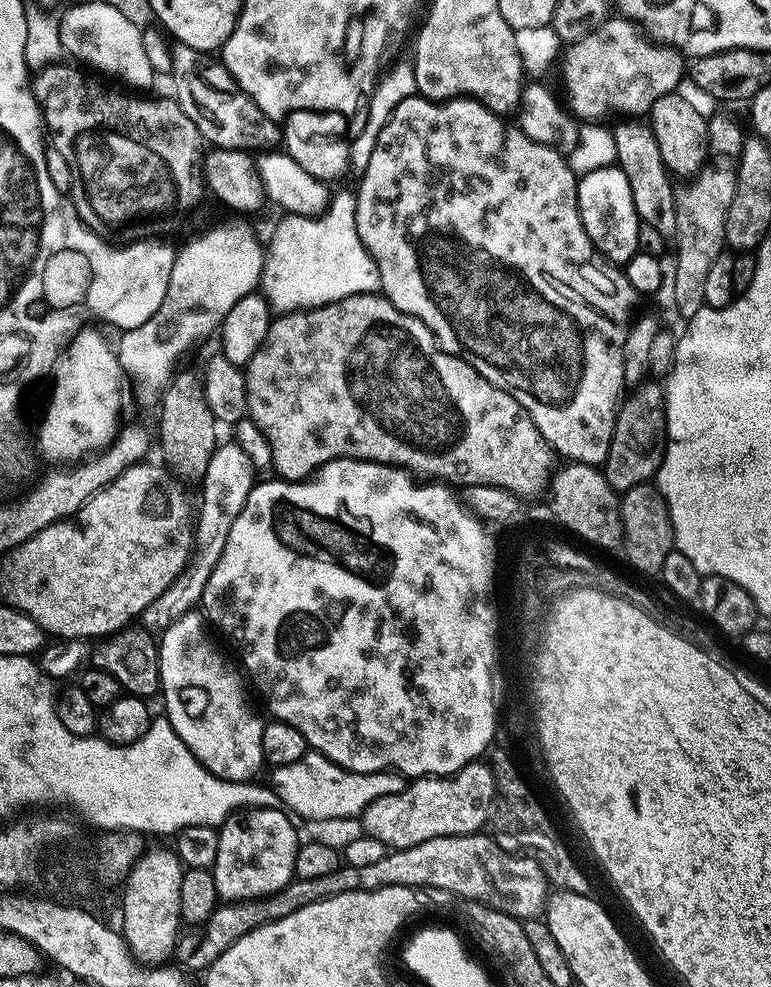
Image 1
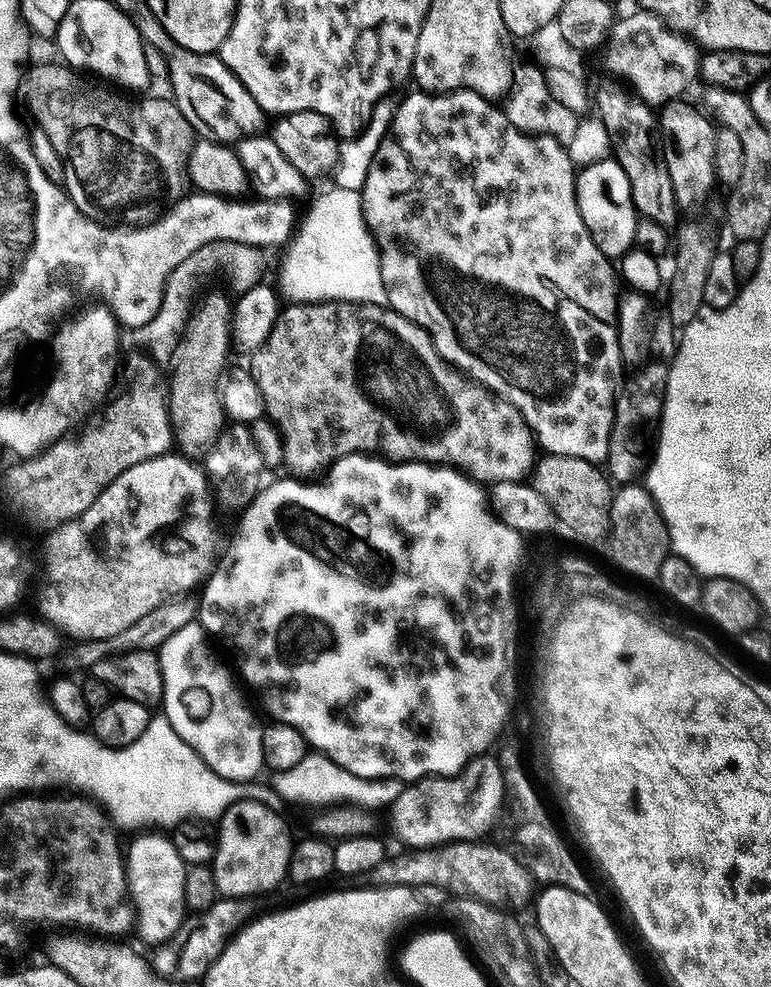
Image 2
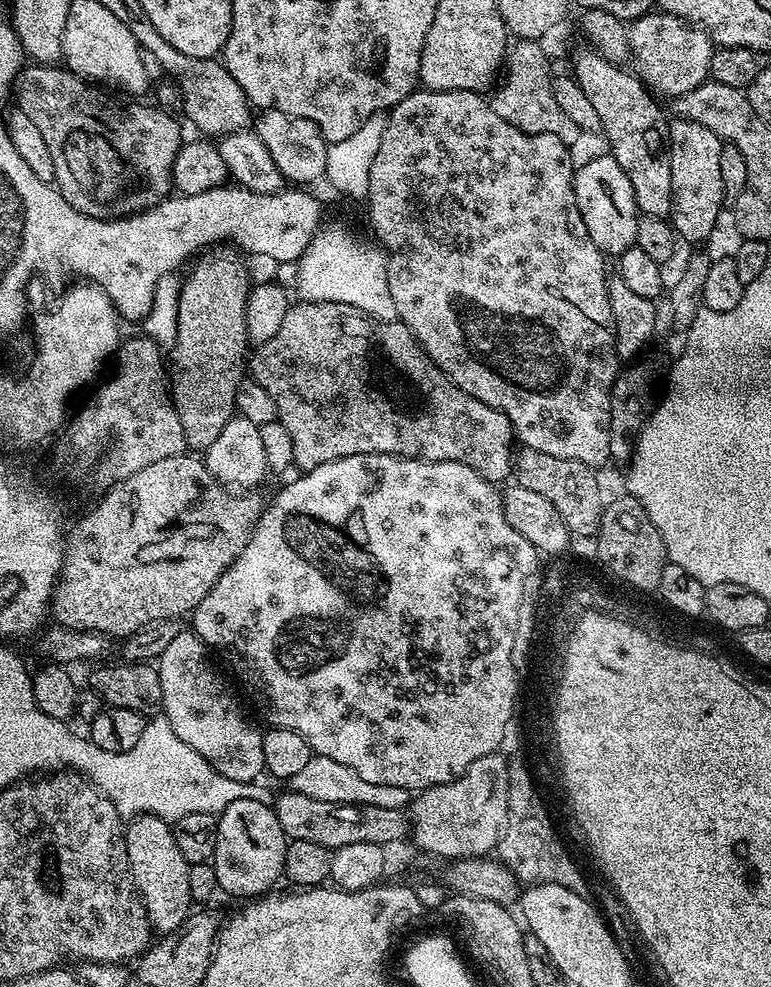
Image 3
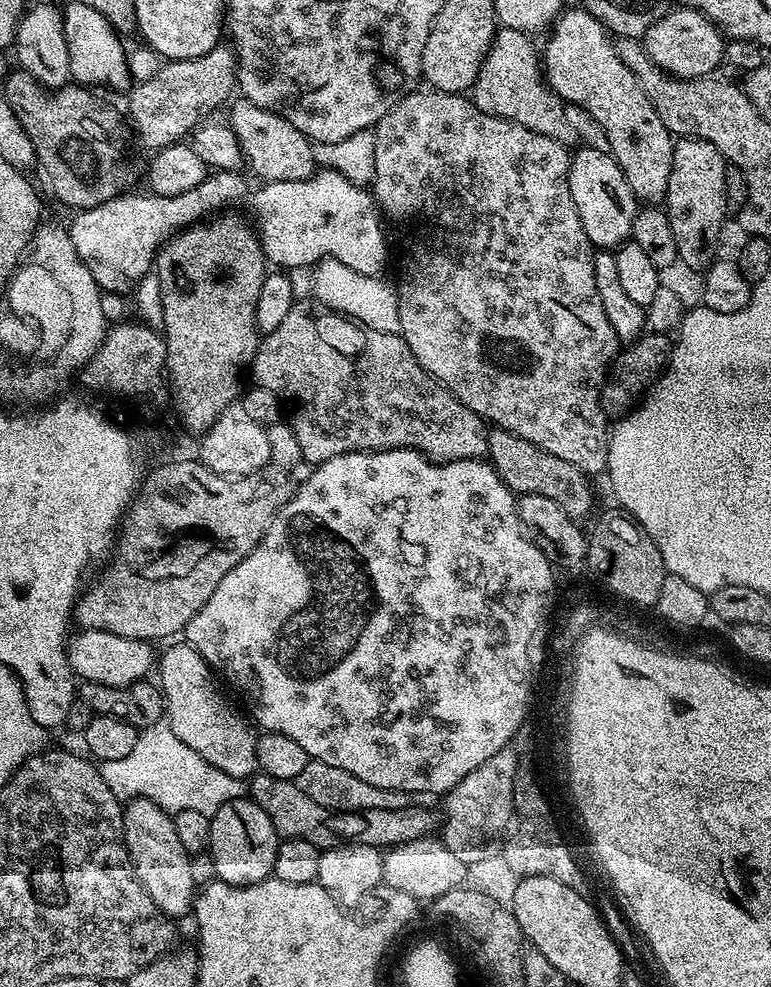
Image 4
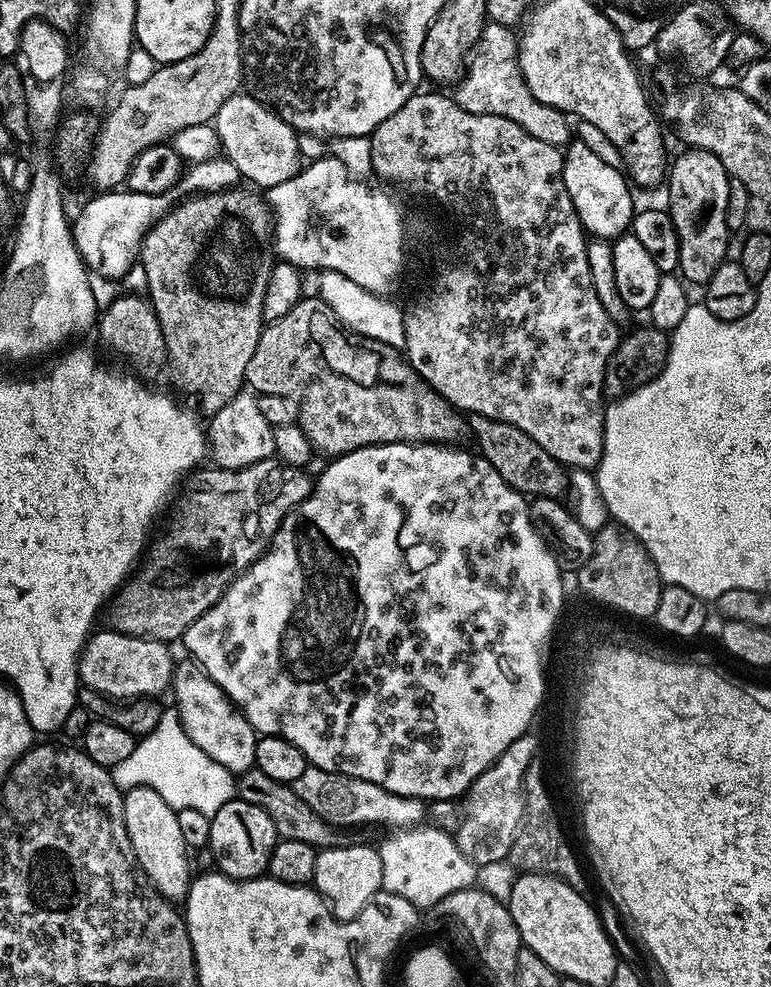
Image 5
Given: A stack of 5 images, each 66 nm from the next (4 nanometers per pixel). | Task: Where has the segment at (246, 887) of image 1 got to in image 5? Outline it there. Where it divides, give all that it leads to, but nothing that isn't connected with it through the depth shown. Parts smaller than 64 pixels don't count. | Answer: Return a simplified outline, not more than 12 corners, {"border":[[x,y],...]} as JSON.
{"border":[[231,800],[211,816],[207,847],[232,880],[268,870],[277,842],[266,810]]}

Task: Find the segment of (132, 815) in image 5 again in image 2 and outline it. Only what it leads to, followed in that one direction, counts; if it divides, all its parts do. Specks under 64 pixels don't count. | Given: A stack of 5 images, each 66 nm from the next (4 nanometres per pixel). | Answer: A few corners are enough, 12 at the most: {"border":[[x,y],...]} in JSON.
{"border":[[166,835],[126,850],[134,932],[169,943],[186,919],[189,865]]}

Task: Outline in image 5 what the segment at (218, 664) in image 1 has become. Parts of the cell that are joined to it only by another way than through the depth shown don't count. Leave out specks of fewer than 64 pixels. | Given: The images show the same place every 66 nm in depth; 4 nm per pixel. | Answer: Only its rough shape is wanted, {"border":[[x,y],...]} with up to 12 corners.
{"border":[[175,665],[171,695],[194,746],[233,774],[258,734],[200,669]]}

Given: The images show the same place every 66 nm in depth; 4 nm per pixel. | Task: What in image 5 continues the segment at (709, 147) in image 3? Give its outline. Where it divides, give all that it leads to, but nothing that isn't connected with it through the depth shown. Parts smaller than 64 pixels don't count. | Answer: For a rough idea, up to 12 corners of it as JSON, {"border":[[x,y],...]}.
{"border":[[700,148],[671,161],[666,211],[679,275],[725,263],[730,175]]}

